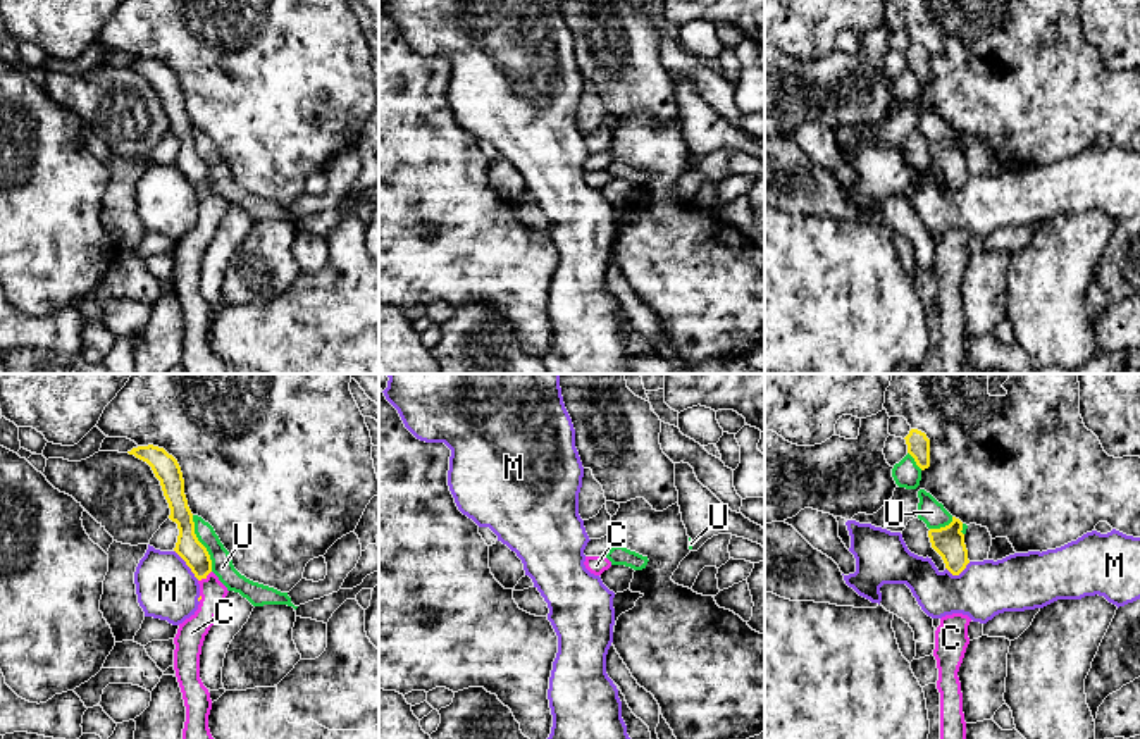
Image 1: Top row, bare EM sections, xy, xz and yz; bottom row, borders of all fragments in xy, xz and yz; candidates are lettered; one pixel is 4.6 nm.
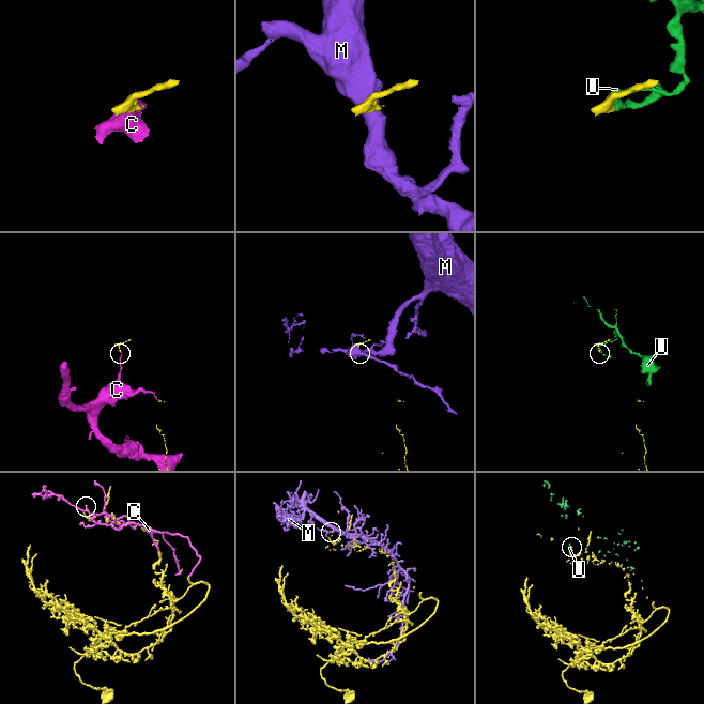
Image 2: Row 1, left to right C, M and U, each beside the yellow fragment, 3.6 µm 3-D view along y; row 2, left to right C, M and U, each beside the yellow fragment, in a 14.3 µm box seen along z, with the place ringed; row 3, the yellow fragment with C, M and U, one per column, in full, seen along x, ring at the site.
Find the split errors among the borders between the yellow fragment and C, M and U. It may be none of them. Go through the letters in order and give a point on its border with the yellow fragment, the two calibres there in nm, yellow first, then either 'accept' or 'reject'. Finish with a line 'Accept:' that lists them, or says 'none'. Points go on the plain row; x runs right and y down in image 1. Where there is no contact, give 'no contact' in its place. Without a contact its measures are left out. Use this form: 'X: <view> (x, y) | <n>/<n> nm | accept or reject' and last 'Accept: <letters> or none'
C: xy (204, 192) | 120/120 nm | accept
M: xy (186, 178) | 120/280 nm | reject
U: xy (200, 157) | 120/100 nm | reject
Accept: C

